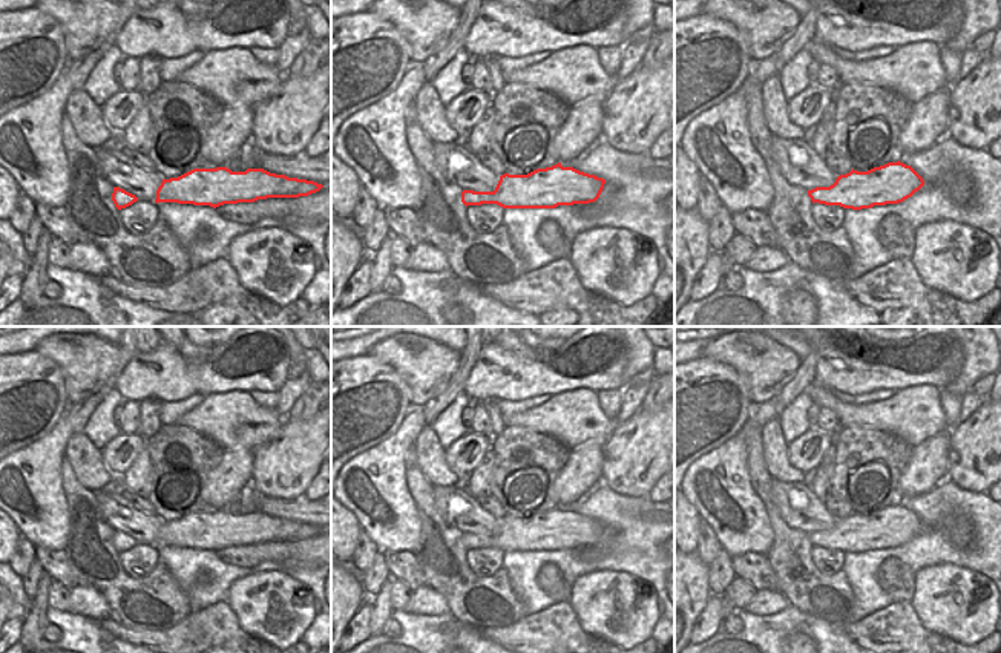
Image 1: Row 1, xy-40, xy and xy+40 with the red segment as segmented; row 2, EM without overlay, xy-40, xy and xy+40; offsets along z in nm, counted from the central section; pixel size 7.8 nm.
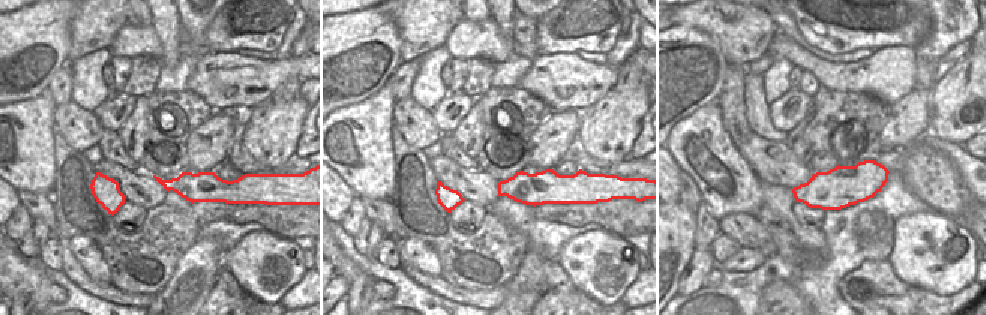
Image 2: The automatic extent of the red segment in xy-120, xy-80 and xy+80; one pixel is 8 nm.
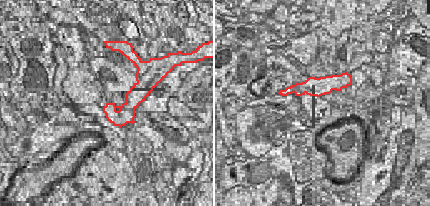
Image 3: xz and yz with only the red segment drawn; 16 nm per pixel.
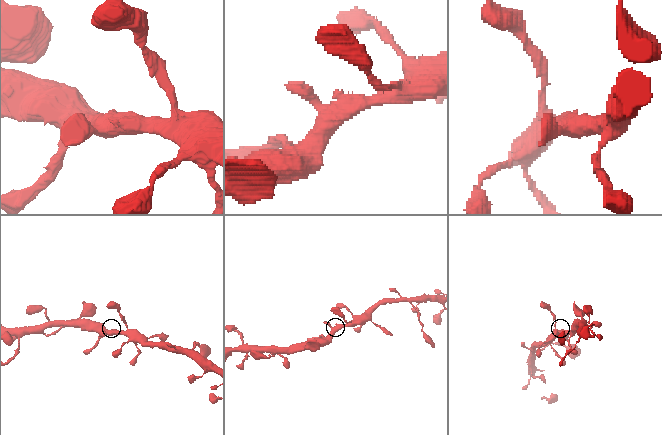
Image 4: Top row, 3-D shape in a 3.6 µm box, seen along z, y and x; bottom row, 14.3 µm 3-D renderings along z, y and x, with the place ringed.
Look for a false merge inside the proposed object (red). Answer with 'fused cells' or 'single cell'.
single cell

